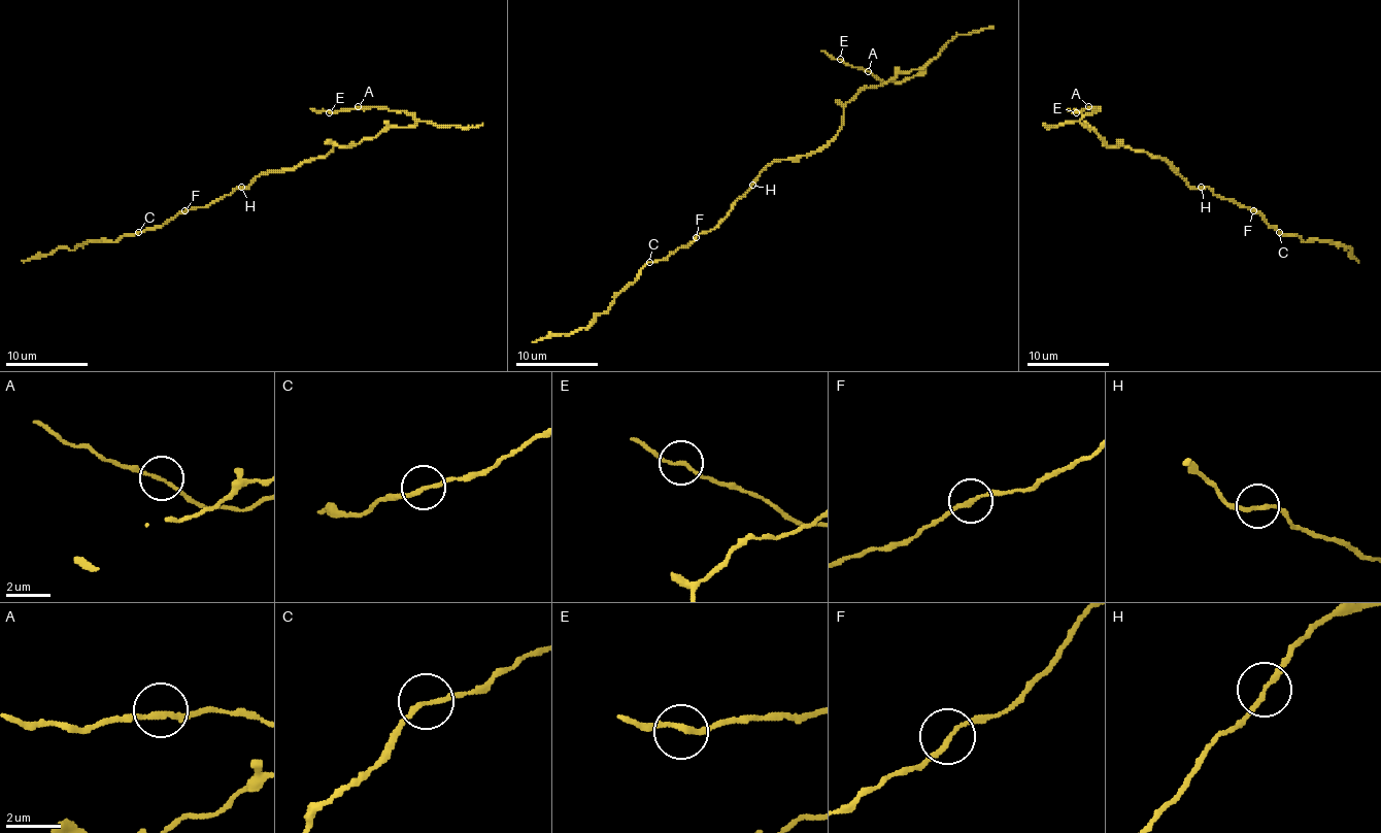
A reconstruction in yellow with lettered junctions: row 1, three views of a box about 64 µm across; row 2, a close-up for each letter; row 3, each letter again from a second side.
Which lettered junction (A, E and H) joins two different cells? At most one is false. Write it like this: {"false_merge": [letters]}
{"false_merge": []}

